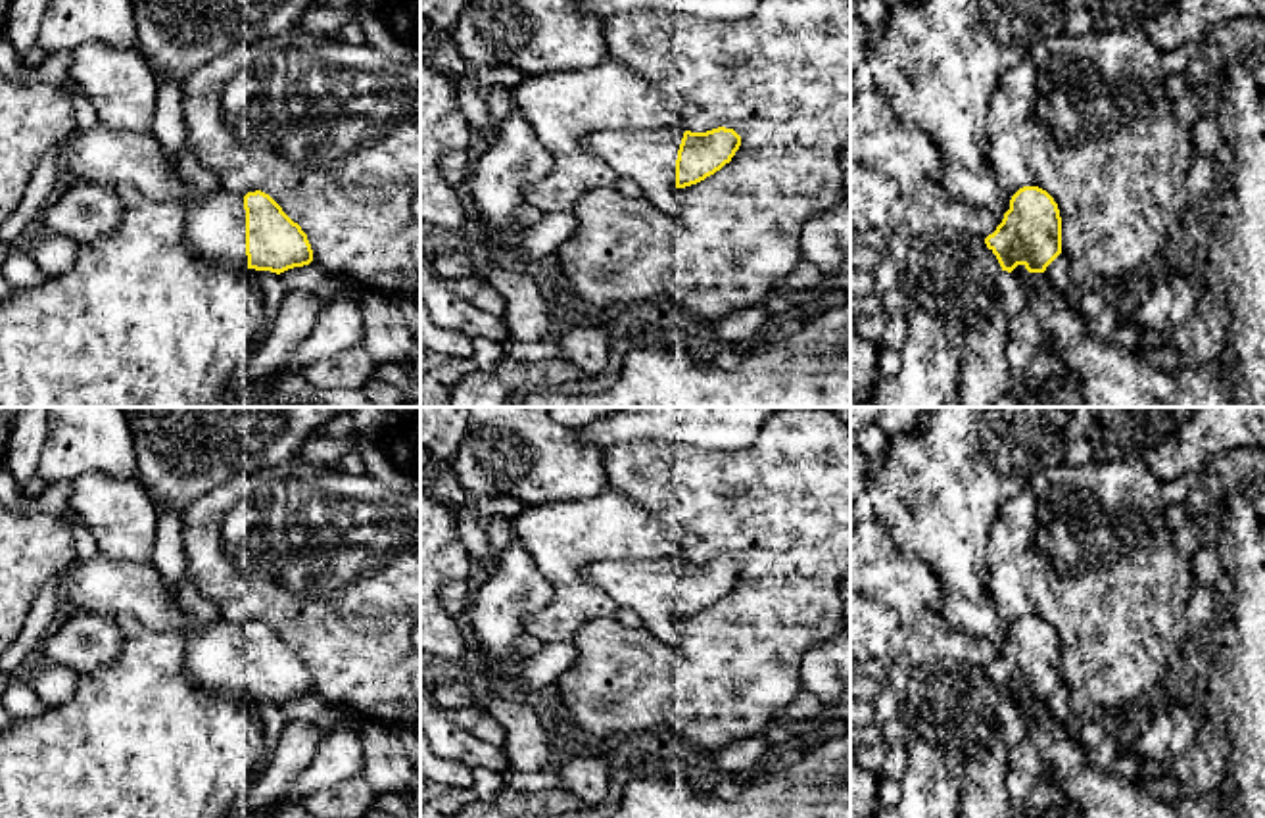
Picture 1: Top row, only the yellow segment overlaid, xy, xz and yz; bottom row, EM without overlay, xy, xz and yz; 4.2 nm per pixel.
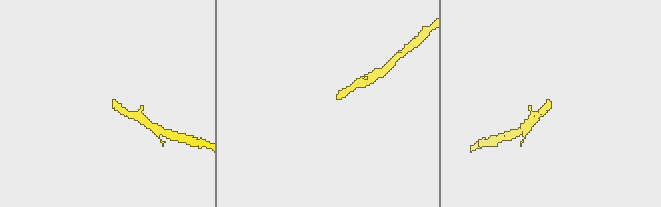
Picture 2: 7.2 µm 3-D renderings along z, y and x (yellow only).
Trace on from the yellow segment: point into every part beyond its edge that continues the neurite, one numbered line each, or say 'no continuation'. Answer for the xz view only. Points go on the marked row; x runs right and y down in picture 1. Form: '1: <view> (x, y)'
1: xz (649, 158)

